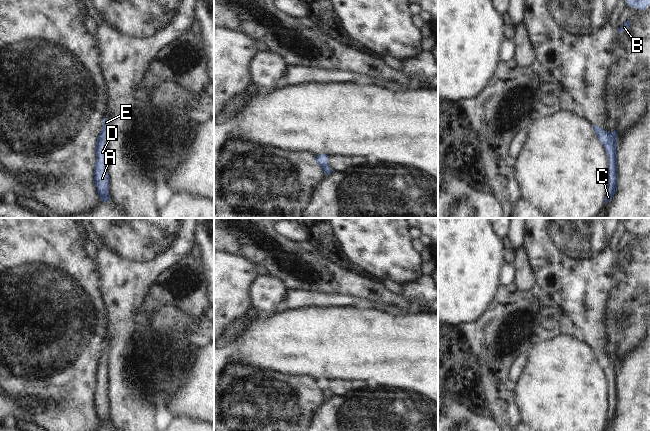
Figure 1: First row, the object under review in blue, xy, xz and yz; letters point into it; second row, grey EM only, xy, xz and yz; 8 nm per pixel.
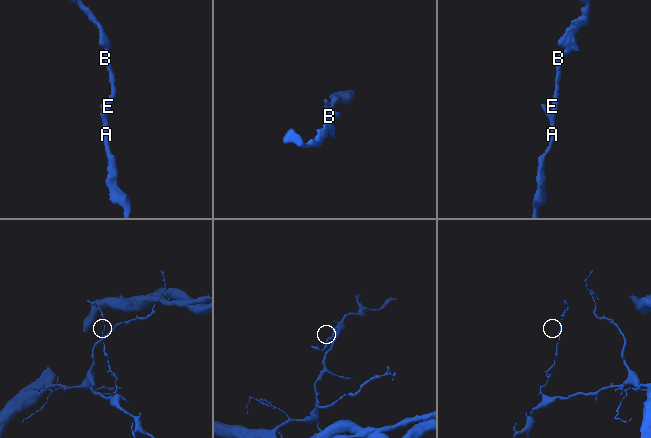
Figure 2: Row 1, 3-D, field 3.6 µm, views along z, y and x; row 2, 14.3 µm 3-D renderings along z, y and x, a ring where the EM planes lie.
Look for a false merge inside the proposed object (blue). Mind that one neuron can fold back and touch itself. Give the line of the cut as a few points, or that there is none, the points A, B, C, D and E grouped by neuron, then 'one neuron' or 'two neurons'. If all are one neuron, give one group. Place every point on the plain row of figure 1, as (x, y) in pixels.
cut none; groups A B C D E; one neuron

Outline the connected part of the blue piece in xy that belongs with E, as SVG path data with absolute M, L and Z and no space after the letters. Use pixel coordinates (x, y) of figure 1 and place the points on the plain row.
M103 342L103 350L101 352L101 356L96 365L96 380L97 384L95 386L95 393L93 396L94 406L97 411L97 416L99 418L100 423L107 427L110 423L109 419L109 399L107 396L107 366L106 361L108 358L108 348L109 345L106 342Z

